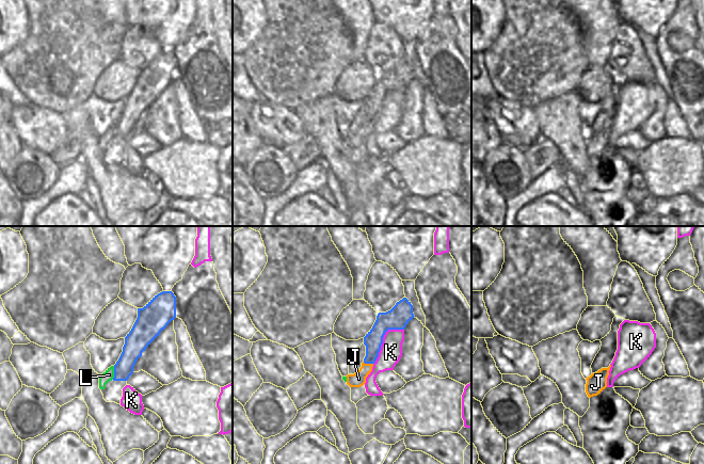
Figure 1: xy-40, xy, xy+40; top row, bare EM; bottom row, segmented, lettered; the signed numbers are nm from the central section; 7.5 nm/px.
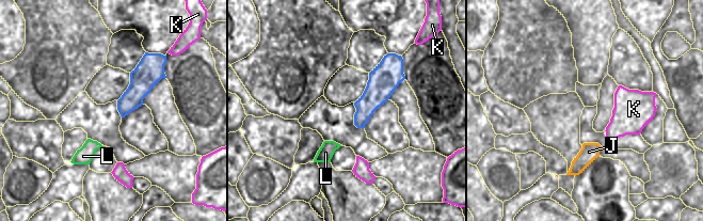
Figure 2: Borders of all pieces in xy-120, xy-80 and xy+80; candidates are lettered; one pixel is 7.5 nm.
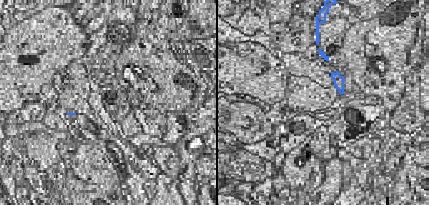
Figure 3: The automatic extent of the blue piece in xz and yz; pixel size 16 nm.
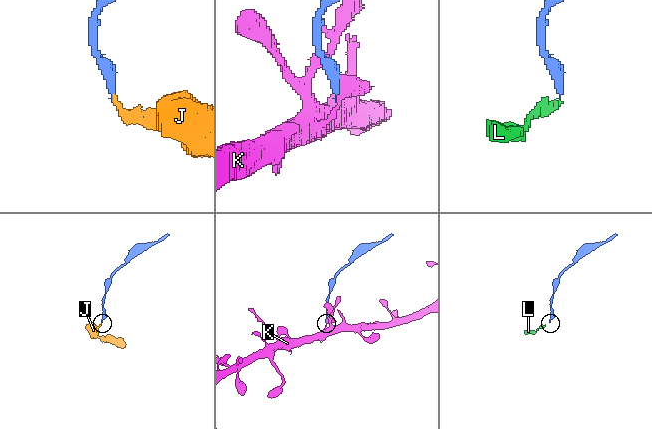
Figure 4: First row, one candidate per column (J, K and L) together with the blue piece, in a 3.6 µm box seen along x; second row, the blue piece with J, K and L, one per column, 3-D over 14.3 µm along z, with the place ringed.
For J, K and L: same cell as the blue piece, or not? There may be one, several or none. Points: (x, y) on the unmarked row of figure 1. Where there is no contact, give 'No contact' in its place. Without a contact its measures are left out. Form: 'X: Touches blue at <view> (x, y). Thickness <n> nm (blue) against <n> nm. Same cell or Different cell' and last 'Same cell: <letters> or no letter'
J: Touches blue at xy (368, 124). Thickness 140 nm (blue) against 110 nm. Same cell
K: Touches blue at xy (382, 100). Thickness 170 nm (blue) against 170 nm. Different cell
L: Touches blue at xy-40 (114, 133). Thickness 150 nm (blue) against 80 nm. Different cell
Same cell: J.

